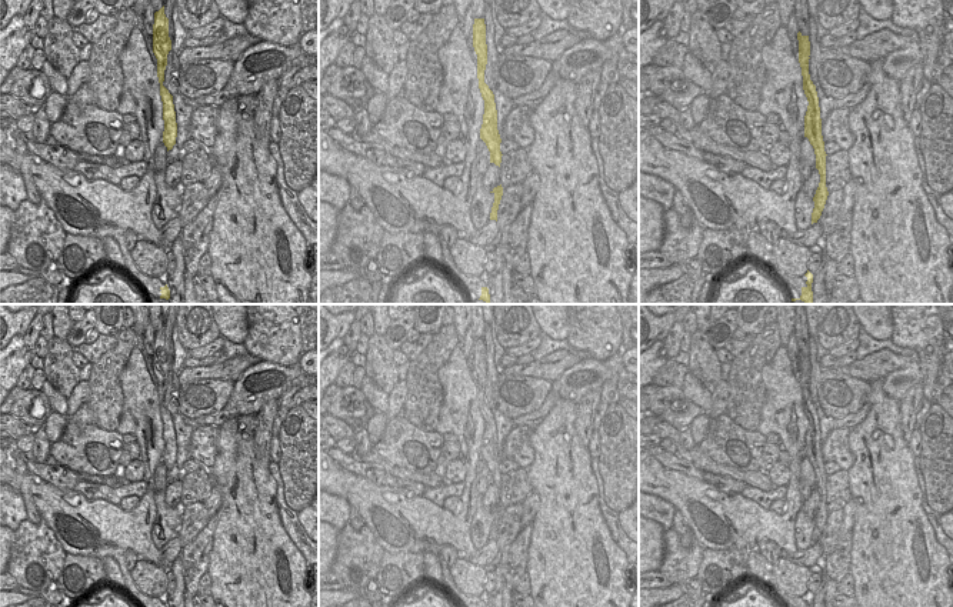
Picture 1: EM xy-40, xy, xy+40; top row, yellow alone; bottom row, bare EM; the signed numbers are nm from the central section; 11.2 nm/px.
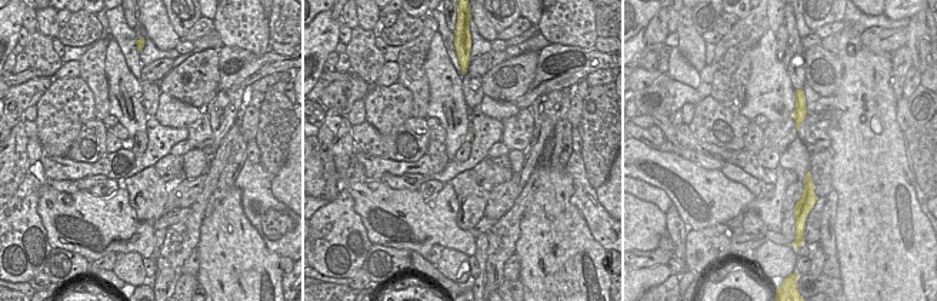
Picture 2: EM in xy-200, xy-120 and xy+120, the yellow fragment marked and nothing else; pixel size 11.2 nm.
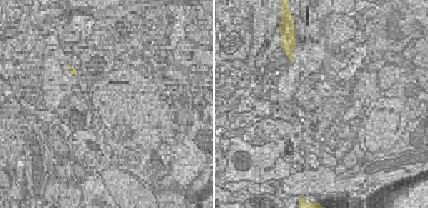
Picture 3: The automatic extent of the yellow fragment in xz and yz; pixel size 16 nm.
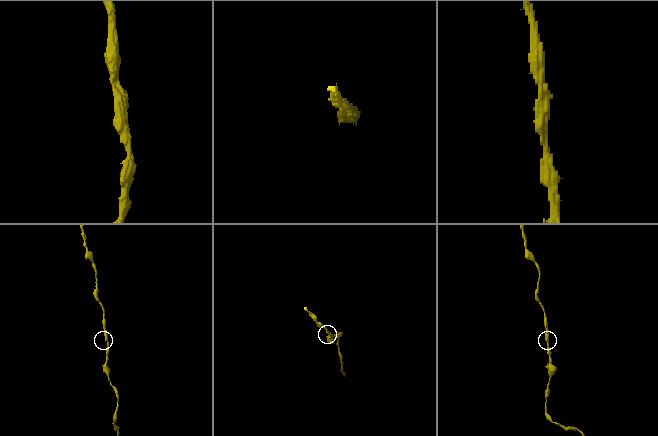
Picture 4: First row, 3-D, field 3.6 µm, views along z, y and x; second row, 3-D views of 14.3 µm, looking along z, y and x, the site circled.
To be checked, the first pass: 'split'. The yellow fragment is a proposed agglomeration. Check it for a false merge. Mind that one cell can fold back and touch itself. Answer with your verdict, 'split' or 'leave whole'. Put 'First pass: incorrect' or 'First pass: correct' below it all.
leave whole
First pass: incorrect

